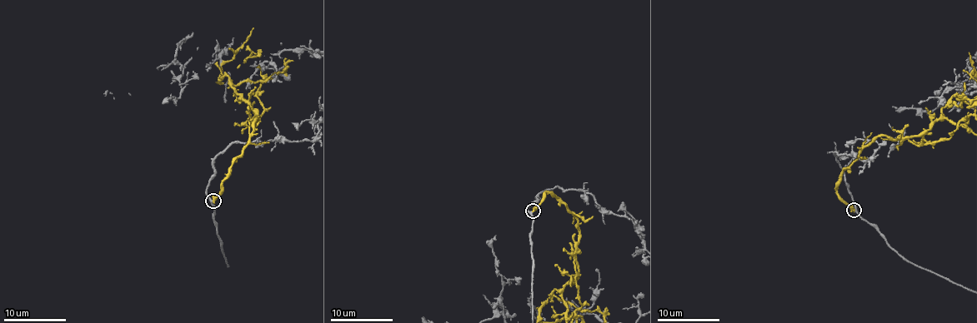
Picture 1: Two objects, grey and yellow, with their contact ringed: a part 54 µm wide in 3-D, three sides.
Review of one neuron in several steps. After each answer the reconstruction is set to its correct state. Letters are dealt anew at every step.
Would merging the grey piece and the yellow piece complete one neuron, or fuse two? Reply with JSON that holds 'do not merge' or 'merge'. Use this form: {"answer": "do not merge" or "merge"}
{"answer": "do not merge"}

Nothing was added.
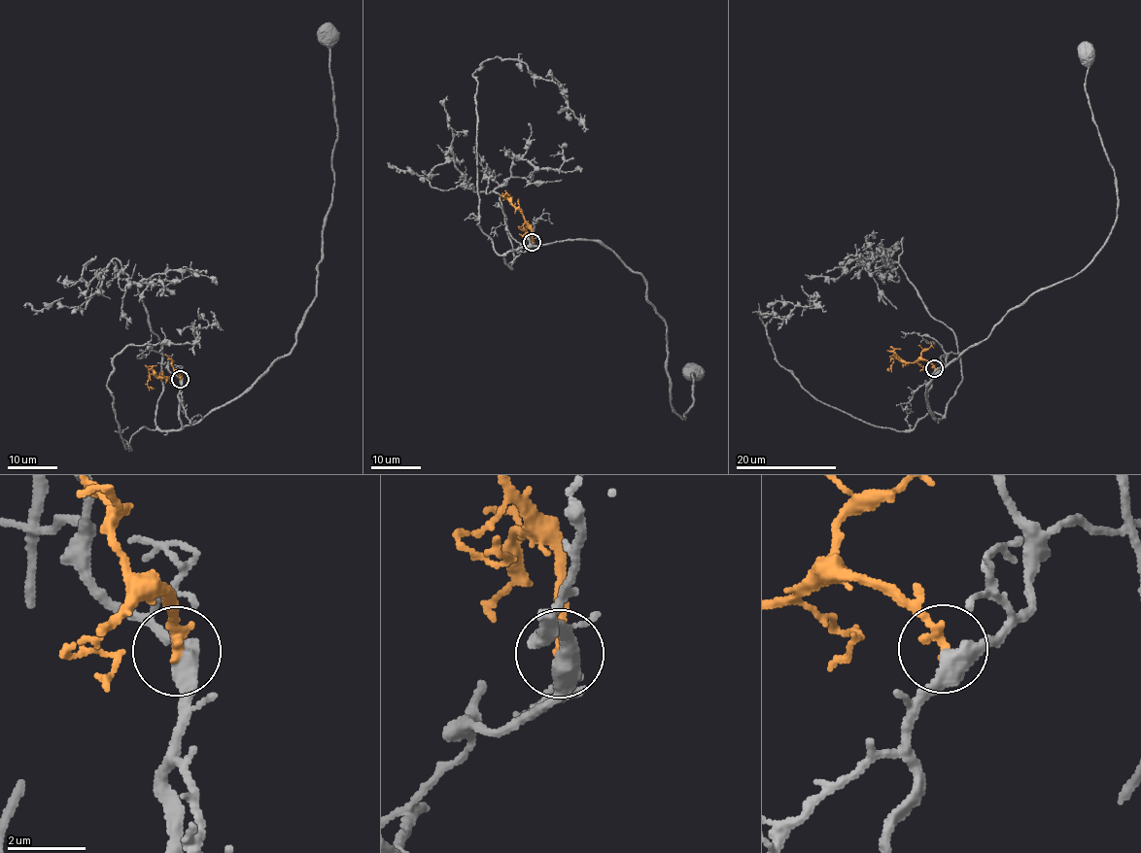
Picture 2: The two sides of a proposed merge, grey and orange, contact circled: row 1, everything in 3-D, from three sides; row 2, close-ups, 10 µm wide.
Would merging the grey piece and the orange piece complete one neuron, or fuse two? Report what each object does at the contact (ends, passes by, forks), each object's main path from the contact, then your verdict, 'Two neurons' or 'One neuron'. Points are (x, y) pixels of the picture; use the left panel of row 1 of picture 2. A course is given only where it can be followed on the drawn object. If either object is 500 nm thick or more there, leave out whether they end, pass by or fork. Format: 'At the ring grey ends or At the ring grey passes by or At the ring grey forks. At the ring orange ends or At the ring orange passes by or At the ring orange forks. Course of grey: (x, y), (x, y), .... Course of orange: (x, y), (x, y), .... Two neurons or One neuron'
At the ring grey passes by. At the ring orange ends. Course of grey: (180, 379), (178, 420), (192, 426), (236, 399), (292, 349), (305, 310), (316, 297), (337, 139), (325, 36). Course of orange: (180, 379), (178, 372), (157, 377), (151, 374), (148, 386), (154, 389). One neuron

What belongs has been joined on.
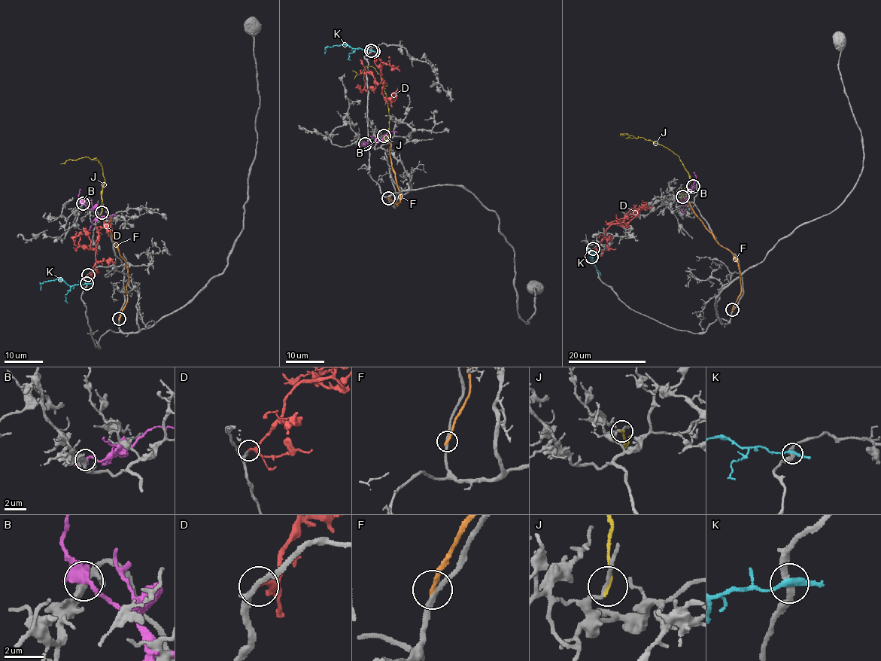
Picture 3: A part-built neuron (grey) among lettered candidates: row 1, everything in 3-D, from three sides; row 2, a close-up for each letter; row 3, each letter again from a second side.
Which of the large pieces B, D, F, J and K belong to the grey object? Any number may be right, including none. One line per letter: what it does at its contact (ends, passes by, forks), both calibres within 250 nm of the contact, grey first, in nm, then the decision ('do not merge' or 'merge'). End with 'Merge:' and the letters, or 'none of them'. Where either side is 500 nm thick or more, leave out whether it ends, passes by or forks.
B: it passes by; 360 nm thick on the grey side, 420 nm on the other; do not merge
D: it ends there; 180 nm thick on the grey side, 200 nm on the other; merge
F: it ends there; 240 nm thick on the grey side, 260 nm on the other; do not merge
J: it ends there; 150 nm thick on the grey side, 190 nm on the other; do not merge
K: it passes by; 240 nm thick on the grey side, 280 nm on the other; do not merge
Merge: D

